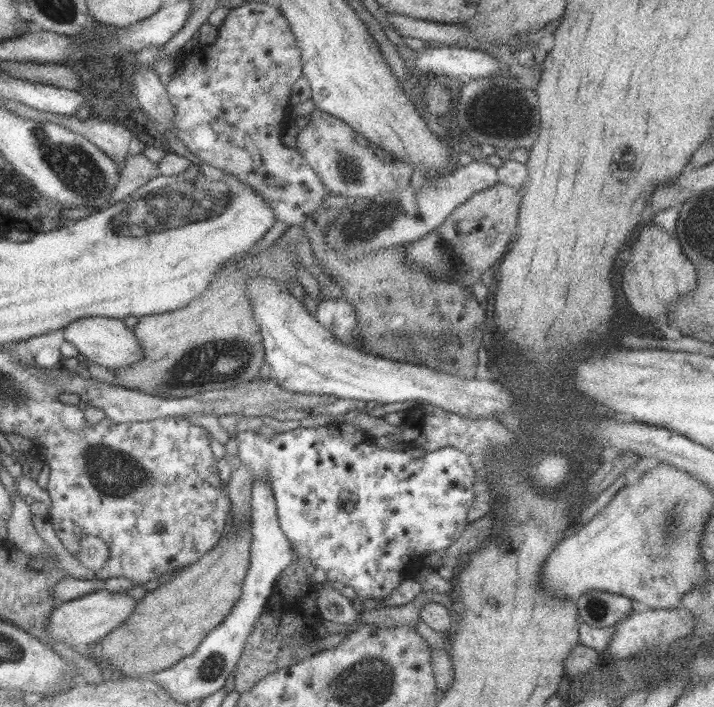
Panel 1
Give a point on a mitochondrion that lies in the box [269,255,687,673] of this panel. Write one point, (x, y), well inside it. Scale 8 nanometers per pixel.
(598, 608)

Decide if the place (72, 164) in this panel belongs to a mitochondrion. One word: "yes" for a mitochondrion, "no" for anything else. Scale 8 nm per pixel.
yes

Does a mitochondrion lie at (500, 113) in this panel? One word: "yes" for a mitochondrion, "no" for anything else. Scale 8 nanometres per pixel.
yes

